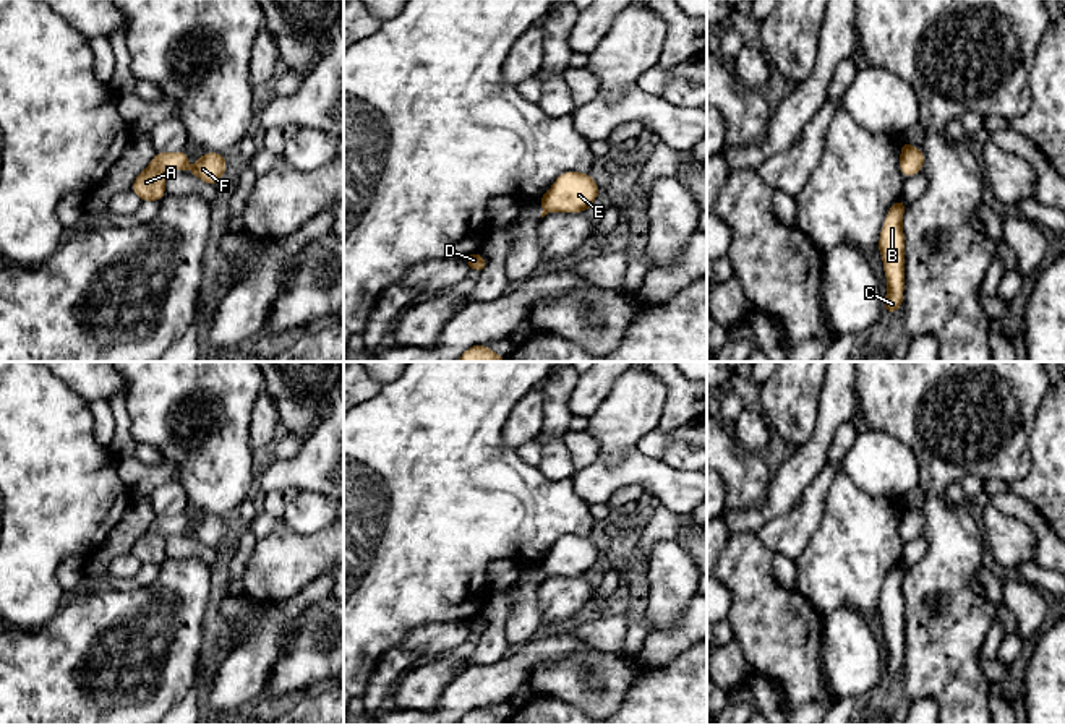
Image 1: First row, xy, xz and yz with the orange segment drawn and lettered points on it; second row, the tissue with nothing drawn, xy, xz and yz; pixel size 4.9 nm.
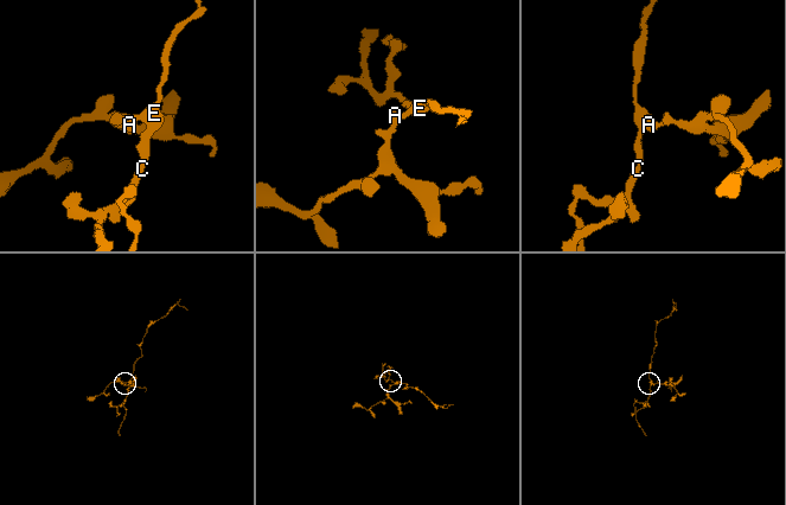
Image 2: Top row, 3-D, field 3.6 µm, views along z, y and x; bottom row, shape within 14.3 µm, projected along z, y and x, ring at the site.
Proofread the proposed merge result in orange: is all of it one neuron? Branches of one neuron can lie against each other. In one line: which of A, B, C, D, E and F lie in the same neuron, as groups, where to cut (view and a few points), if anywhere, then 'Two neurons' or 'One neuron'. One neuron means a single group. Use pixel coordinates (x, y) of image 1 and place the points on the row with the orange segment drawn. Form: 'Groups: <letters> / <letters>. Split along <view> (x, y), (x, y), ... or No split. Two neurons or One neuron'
Groups: A B C D E F. No split. One neuron

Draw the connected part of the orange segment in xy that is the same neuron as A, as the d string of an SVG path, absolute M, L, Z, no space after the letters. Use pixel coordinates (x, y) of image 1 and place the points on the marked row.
M185 151L178 152L156 152L148 169L139 174L131 191L139 196L141 201L160 201L165 195L165 170L185 170L209 185L217 185L227 169L224 154L206 152L203 154L195 167L188 169L190 156Z

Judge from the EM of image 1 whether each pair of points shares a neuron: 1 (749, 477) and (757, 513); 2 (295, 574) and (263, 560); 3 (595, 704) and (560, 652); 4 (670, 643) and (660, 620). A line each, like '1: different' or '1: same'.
1: different
2: same
3: different
4: different

